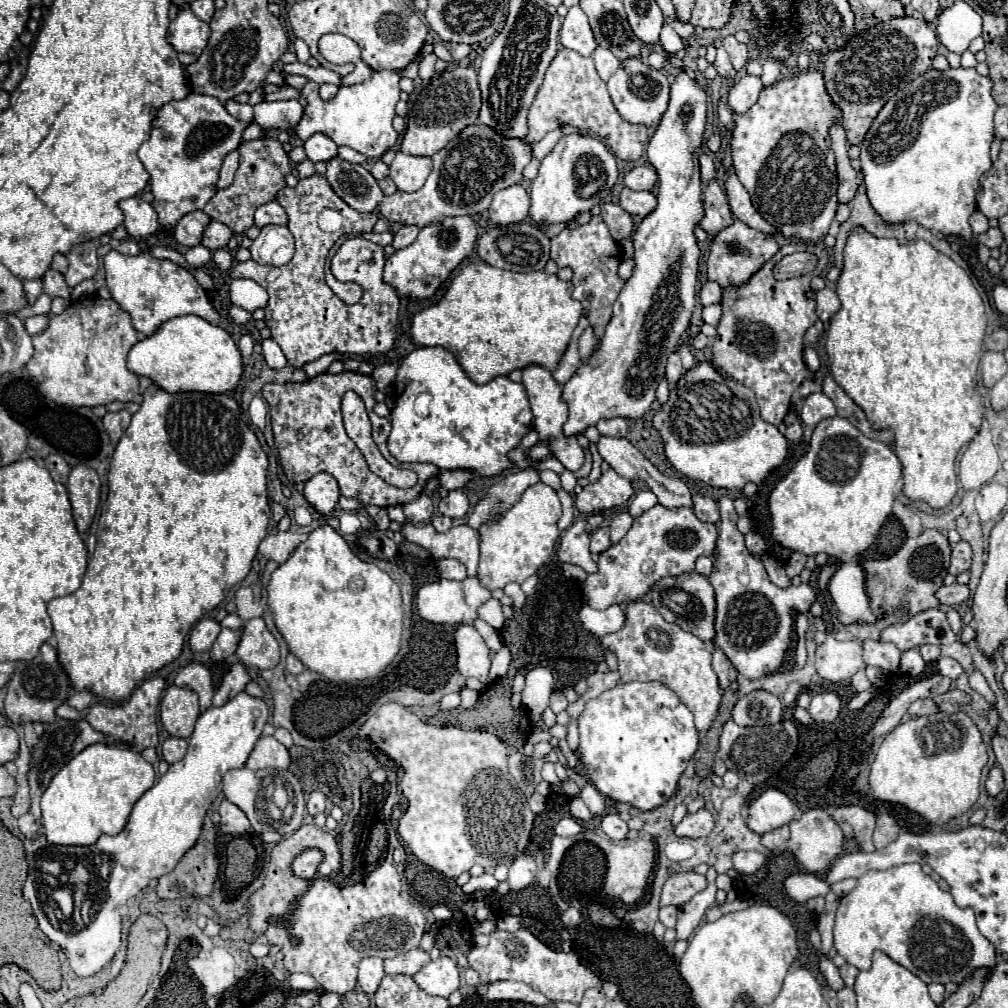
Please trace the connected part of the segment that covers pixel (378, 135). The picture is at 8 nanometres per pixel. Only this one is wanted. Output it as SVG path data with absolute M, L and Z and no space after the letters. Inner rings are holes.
M378 70L374 76L362 84L354 86L340 86L338 94L332 100L322 100L319 94L320 86L316 82L306 82L302 88L302 96L306 98L308 106L304 110L304 116L300 124L296 126L296 136L300 140L308 140L312 134L326 134L332 138L338 146L354 148L356 152L368 156L370 160L378 160L386 150L390 150L398 134L392 128L392 118L396 116L394 106L400 100L400 88L398 88L398 72L394 70Z

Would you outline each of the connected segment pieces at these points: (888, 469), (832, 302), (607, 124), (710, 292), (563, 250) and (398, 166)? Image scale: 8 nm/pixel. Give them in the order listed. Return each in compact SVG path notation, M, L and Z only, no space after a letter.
M840 416L824 418L812 432L812 448L808 448L804 458L798 460L770 494L772 536L776 542L806 556L826 552L840 560L840 568L830 578L828 590L842 624L876 622L864 590L864 570L858 564L858 556L874 542L890 512L894 514L894 500L916 512L920 524L922 514L928 514L910 506L909 499L900 491L902 464L892 449L893 444L864 436Z
M826 286L824 290L816 292L816 314L824 324L838 312L838 308L840 308L840 300L832 288Z
M562 48L548 66L544 82L536 92L532 106L528 108L528 142L534 144L542 140L546 132L566 124L578 126L584 132L594 132L606 146L610 146L616 158L624 162L638 160L648 144L646 126L626 122L614 108L606 90L606 82L594 68L594 60Z
M710 280L700 290L700 302L702 302L702 306L720 302L720 296L722 296L722 288L716 282L710 282Z
M592 216L592 220L582 226L578 226L578 224L566 226L558 236L552 238L550 258L560 268L566 268L566 266L572 268L572 272L574 272L572 298L580 300L582 306L586 308L590 326L594 326L598 338L602 338L608 320L612 318L612 304L624 286L624 280L620 280L616 274L616 268L618 268L622 256L624 256L624 252L622 252L620 244L616 240L612 240L610 232L600 216Z
M396 152L396 158L390 164L390 178L394 180L398 190L416 192L426 182L430 170L432 170L432 158Z

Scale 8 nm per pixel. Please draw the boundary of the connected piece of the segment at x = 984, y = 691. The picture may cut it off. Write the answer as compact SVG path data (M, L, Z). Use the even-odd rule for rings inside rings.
M974 670L972 672L972 676L970 676L970 686L988 702L988 704L996 704L996 694L990 690L990 686L988 686L988 682L986 682L986 678L978 672L978 670Z

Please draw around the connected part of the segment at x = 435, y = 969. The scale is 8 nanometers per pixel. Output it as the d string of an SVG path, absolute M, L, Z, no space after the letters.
M442 954L438 960L428 962L414 974L414 982L432 996L448 998L460 988L460 972L452 958Z

